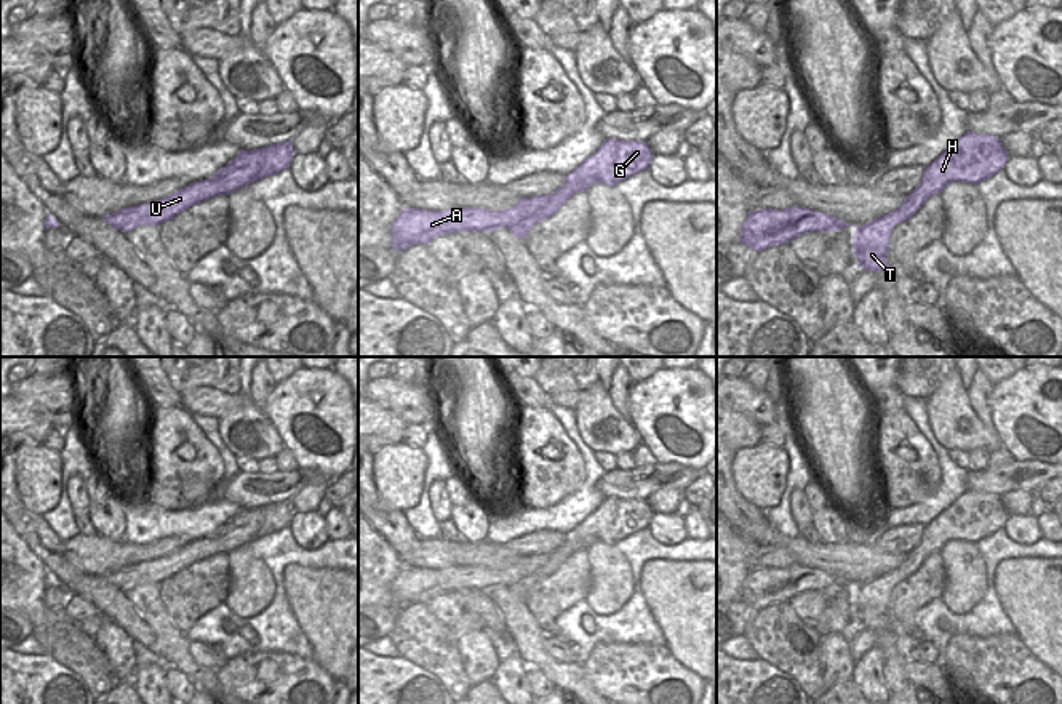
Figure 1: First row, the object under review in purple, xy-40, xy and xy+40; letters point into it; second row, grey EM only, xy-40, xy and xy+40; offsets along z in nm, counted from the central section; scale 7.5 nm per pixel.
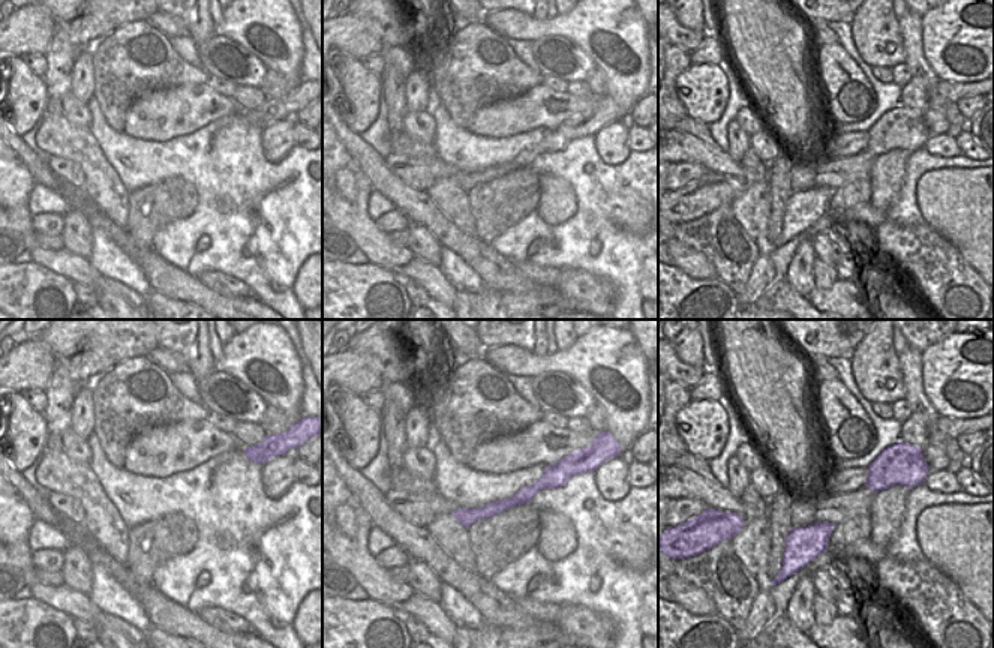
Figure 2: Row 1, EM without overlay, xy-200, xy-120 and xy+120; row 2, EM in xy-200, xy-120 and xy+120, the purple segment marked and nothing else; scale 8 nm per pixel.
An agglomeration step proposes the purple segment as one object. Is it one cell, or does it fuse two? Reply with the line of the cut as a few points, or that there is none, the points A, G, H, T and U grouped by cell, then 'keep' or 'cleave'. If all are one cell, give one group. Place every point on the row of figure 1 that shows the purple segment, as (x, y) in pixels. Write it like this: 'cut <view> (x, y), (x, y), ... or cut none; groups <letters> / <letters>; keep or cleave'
cut xy (549, 215), (536, 212), (509, 228); groups A G H U / T; cleave

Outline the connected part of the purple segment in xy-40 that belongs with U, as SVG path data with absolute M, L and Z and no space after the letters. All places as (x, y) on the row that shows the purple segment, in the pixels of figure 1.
M291 141L270 144L254 150L242 150L230 163L221 168L210 179L190 182L184 189L162 200L125 208L122 211L106 214L102 219L120 232L130 232L139 226L160 226L200 202L214 195L230 195L258 179L289 168L294 154L296 150Z

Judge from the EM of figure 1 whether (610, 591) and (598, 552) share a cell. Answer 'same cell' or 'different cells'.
same cell

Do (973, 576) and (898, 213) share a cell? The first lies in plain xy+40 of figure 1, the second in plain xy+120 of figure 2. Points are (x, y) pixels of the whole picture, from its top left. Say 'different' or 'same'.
different

